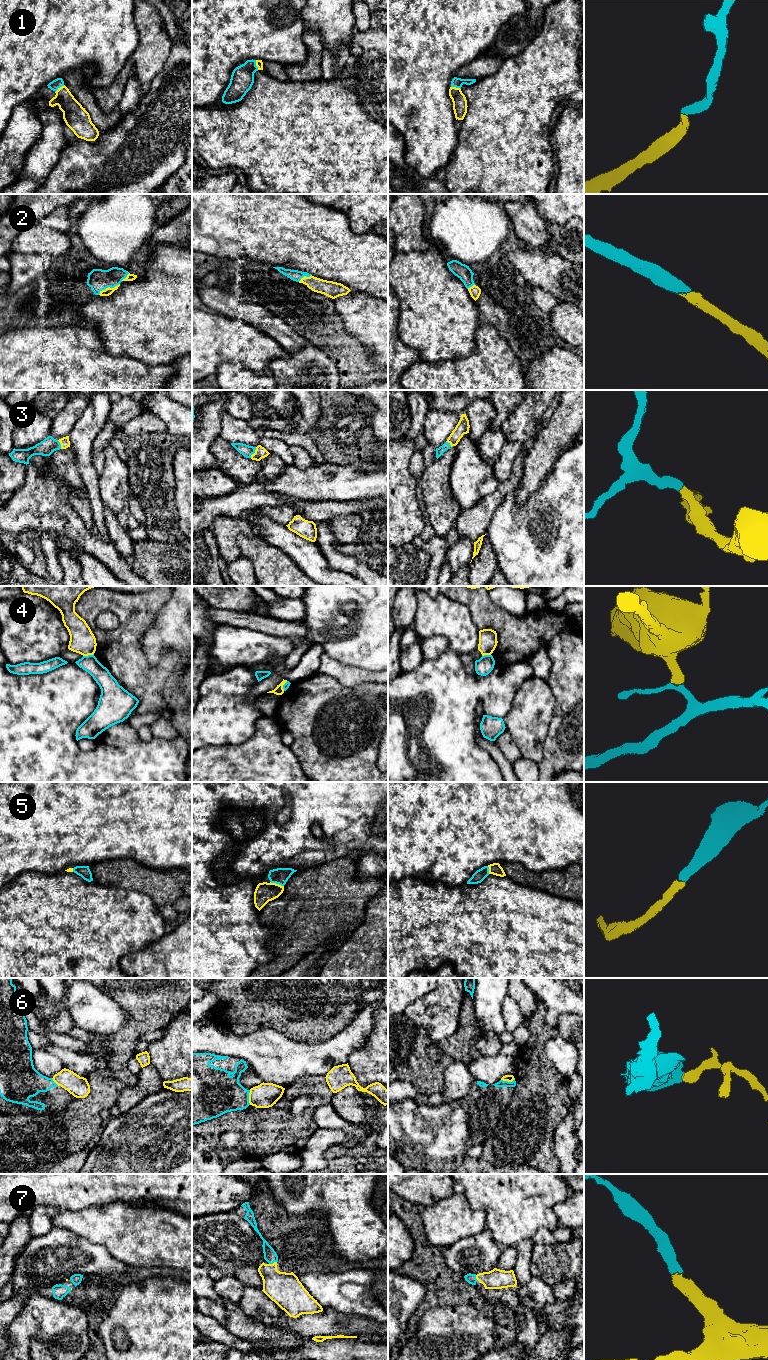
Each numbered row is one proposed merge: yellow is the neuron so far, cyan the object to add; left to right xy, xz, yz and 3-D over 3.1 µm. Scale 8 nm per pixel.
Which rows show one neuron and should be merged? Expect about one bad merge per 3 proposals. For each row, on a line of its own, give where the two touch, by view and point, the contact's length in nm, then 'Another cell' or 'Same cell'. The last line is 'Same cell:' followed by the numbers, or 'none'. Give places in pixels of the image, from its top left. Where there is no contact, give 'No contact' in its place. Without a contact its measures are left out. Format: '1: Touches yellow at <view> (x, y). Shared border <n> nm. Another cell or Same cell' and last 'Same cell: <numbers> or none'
1: Touches yellow at xy (59, 88). Shared border 100 nm. Same cell
2: Touches yellow at xy (108, 287). Shared border 200 nm. Same cell
3: Touches yellow at xz (255, 452). Shared border 100 nm. Same cell
4: Touches yellow at xy (88, 654). Shared border 90 nm. Another cell
5: Touches yellow at xz (277, 884). Shared border 120 nm. Same cell
6: Touches yellow at xz (249, 1097). Shared border 120 nm. Another cell
7: Touches yellow at xz (273, 1263). Shared border 70 nm. Same cell
Same cell: 1, 2, 3, 5, 7

